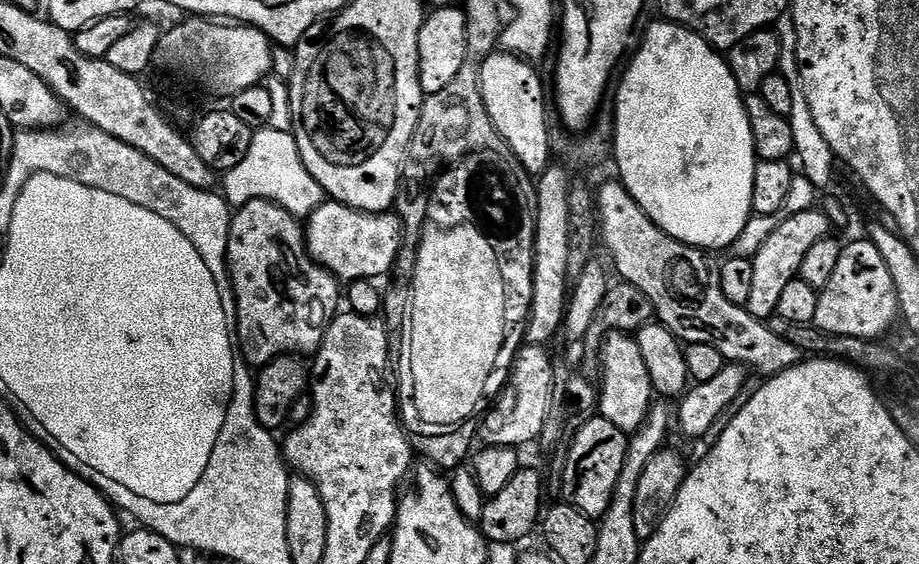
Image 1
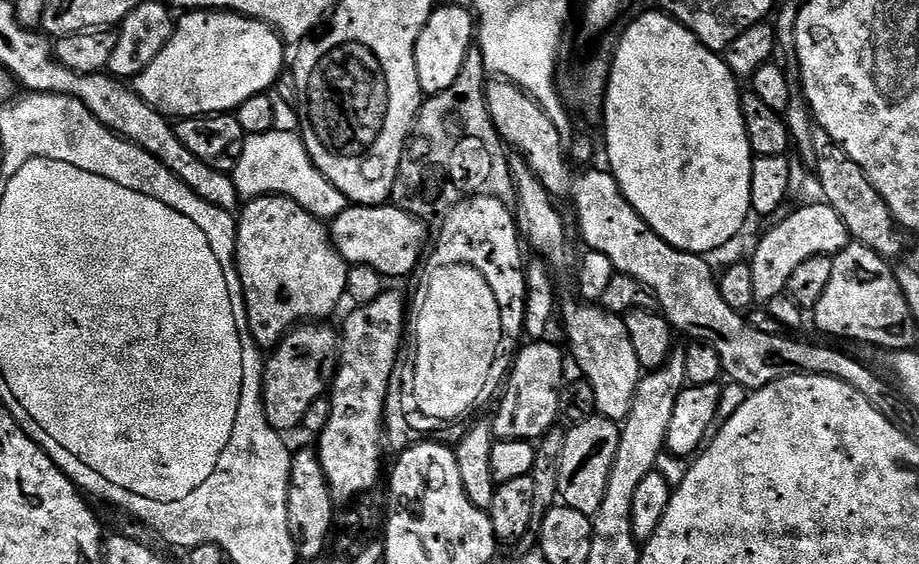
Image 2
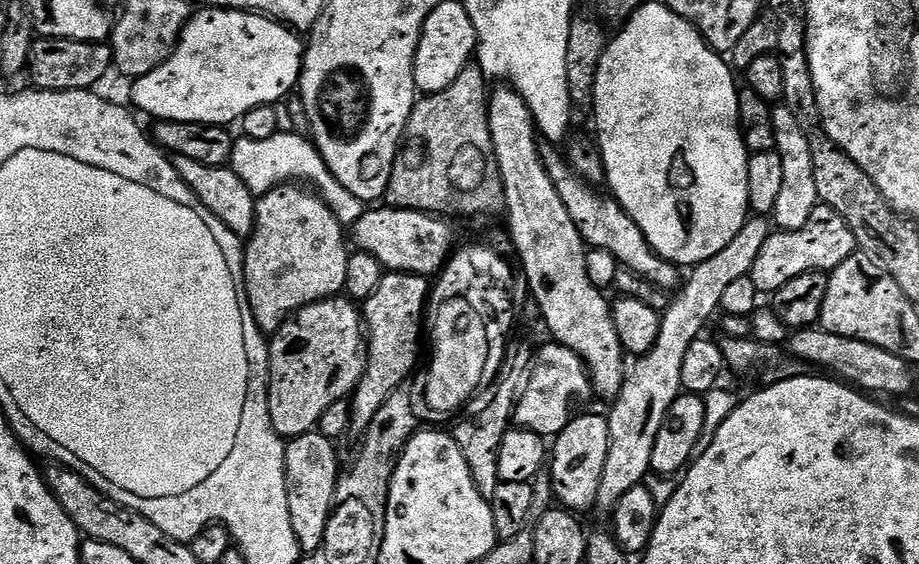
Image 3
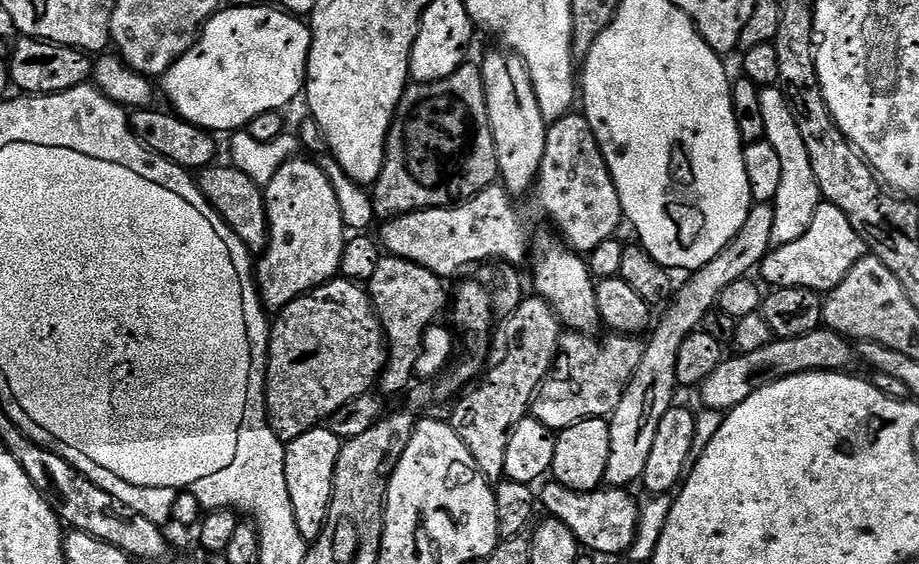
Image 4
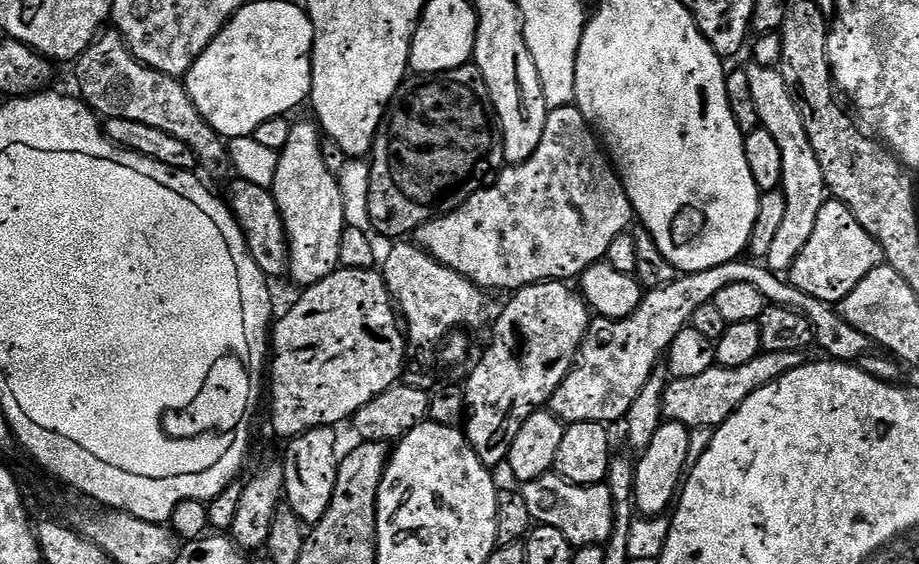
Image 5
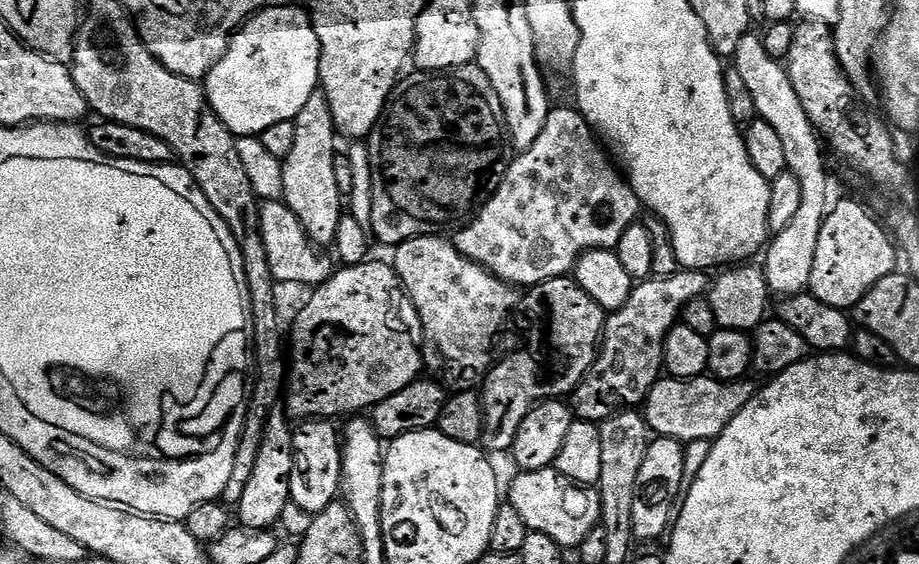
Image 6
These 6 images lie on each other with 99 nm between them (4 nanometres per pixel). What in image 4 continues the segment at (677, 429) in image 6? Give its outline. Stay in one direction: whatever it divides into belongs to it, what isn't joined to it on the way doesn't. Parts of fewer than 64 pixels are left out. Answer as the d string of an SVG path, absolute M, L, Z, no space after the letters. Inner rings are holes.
M827 326L814 329L810 334L802 334L802 338L772 339L762 350L754 350L751 354L729 355L706 382L698 386L700 400L705 409L727 414L736 408L750 394L778 382L782 378L797 376L803 372L842 372L851 369L854 364L854 348L845 337L832 331Z

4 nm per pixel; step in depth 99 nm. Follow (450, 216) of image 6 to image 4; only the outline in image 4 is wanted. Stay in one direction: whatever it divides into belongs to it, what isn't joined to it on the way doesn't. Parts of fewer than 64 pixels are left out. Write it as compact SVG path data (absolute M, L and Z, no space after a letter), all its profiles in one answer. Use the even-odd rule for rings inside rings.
M466 62L454 74L429 84L409 83L404 96L396 108L396 116L388 128L388 138L384 142L384 165L382 174L371 189L372 210L377 217L391 218L405 216L411 212L421 212L436 208L436 202L444 202L458 192L478 195L483 188L497 183L500 174L498 154L494 134L488 121L488 107L484 93L484 73L479 63ZM410 148L410 156L398 158L398 150Z

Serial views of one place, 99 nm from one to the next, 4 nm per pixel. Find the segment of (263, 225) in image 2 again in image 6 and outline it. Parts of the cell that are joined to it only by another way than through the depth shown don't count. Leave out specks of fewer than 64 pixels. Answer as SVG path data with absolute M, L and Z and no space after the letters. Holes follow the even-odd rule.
M322 90L310 94L306 106L296 115L294 147L282 162L280 185L284 203L294 210L302 222L308 237L317 246L335 245L339 220L342 215L342 195L334 178L334 160L338 153L338 133L334 126L334 114L330 114L330 102Z

